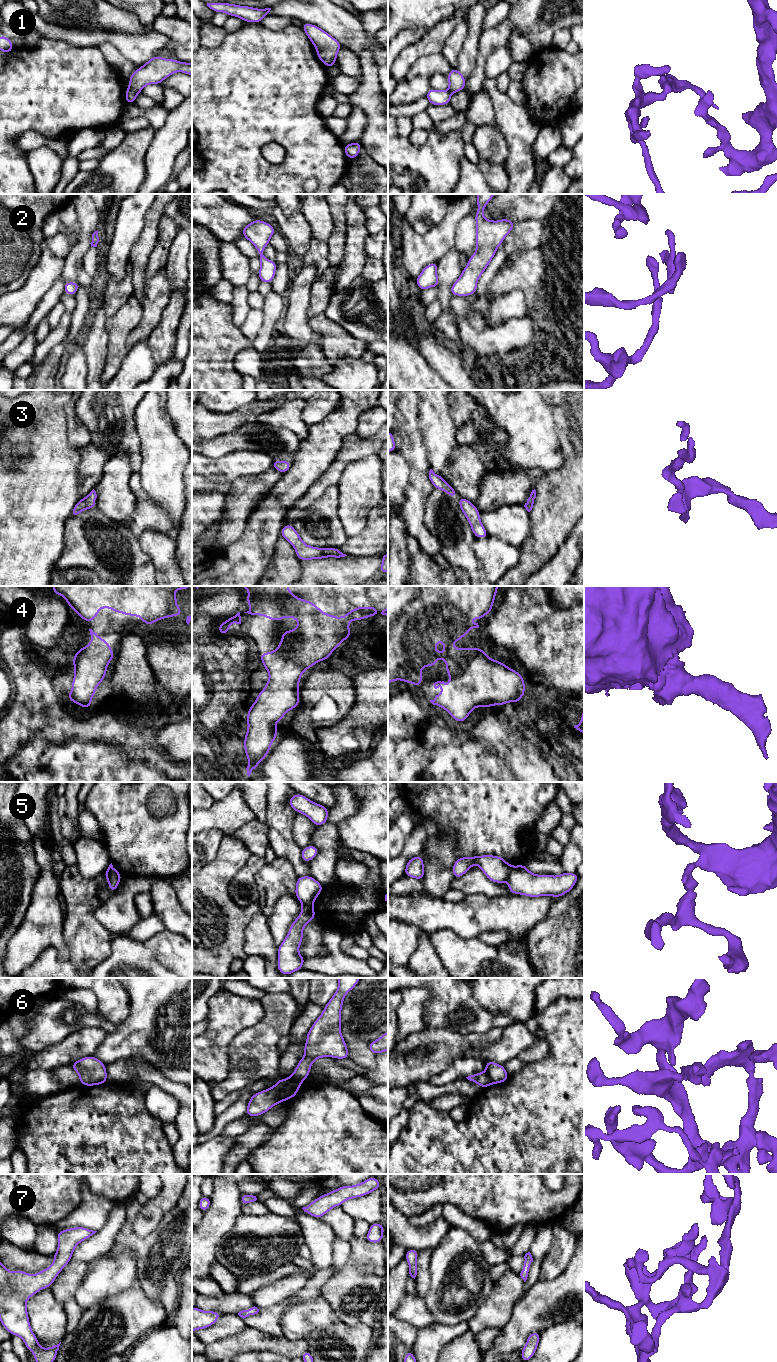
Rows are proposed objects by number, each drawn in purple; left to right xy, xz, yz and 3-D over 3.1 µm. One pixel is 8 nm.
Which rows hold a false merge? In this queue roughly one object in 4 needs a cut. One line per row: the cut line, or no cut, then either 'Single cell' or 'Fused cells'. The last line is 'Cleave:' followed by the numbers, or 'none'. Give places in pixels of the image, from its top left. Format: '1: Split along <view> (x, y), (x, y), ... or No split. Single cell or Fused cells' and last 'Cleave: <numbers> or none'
1: Split along xy (128, 88), (137, 93). Fused cells
2: No split. Single cell
3: No split. Single cell
4: No split. Single cell
5: Split along yz (511, 867), (507, 879). Fused cells
6: Split along yz (485, 1072), (492, 1083). Fused cells
7: No split. Single cell
Cleave: 1, 5, 6

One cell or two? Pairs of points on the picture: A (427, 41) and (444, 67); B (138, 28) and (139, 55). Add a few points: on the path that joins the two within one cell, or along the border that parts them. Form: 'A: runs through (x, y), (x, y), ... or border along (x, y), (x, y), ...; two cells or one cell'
A: border along (440, 52), (423, 55), (414, 63); two cells
B: border along (146, 27), (141, 33), (125, 34); two cells

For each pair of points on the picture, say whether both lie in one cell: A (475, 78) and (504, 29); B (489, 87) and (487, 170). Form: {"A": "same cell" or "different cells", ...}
{"A": "same cell", "B": "different cells"}

